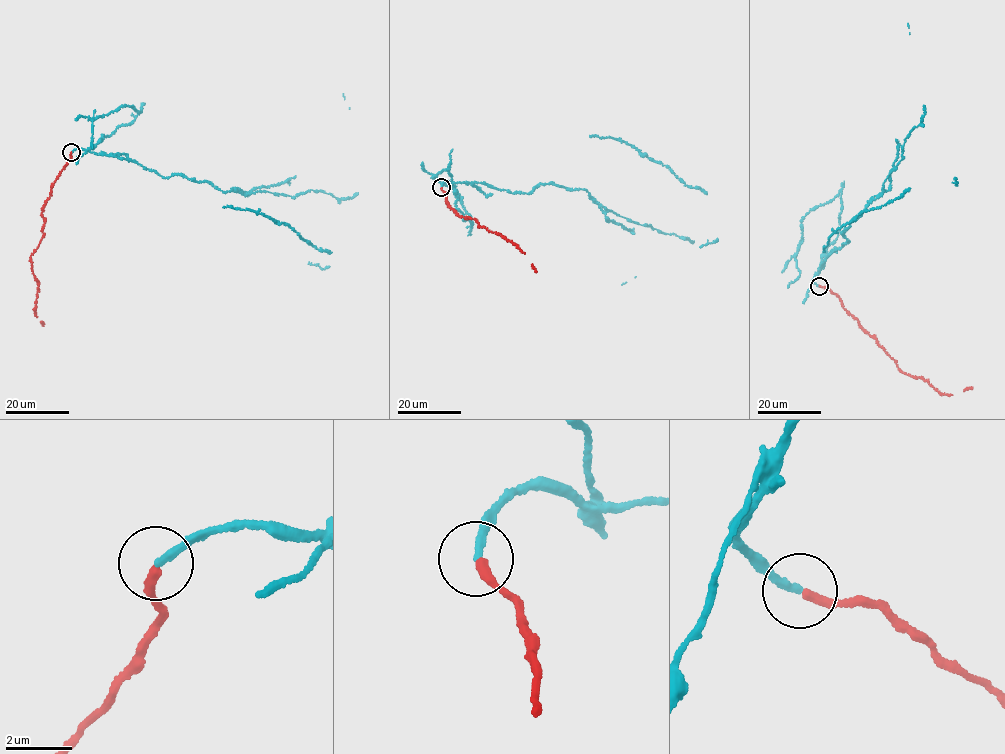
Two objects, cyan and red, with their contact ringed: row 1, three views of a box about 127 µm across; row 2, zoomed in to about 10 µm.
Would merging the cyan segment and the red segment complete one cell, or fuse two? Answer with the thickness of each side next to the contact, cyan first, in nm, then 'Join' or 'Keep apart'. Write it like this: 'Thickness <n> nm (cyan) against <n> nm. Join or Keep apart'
Thickness 240 nm (cyan) against 280 nm. Keep apart

